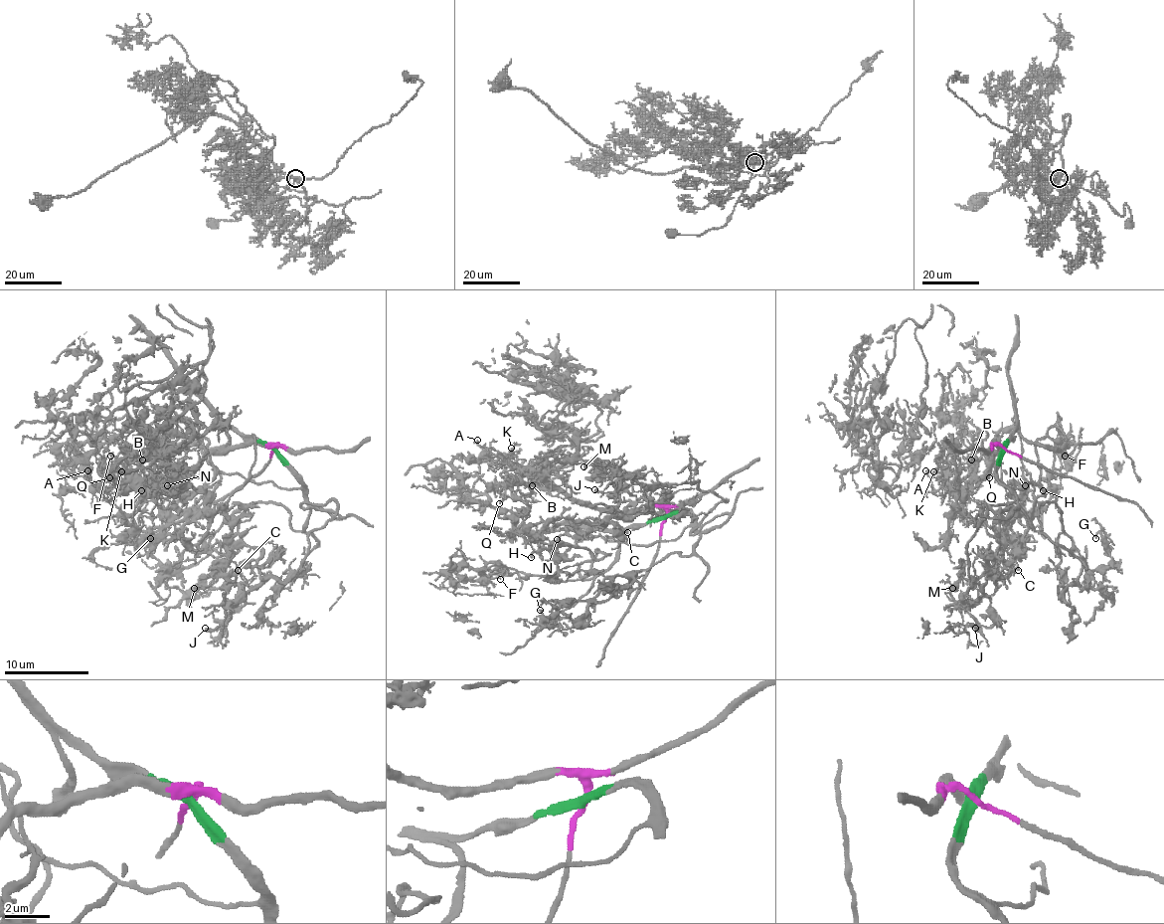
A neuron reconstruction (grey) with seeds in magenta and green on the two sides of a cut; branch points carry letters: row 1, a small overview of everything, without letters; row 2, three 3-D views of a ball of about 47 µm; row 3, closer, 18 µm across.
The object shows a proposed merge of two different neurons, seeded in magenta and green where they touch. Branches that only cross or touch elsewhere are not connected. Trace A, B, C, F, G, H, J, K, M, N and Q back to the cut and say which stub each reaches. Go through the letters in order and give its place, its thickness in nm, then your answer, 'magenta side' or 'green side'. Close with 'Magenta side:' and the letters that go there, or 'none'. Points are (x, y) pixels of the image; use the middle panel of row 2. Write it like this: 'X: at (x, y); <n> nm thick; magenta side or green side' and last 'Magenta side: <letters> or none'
A: at (477, 440); 170 nm thick; magenta side
B: at (532, 485); 110 nm thick; magenta side
C: at (627, 532); 170 nm thick; green side
F: at (500, 579); 130 nm thick; green side
G: at (540, 610); 110 nm thick; green side
H: at (531, 557); 190 nm thick; green side
J: at (594, 489); 280 nm thick; green side
K: at (511, 448); 190 nm thick; magenta side
M: at (583, 466); 120 nm thick; green side
N: at (557, 539); 100 nm thick; green side
Q: at (499, 503); 130 nm thick; magenta side
Magenta side: A, B, K, Q

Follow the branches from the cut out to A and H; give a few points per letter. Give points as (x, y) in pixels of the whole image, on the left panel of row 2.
A: (274, 449), (276, 445), (241, 443), (209, 452), (181, 474), (143, 487), (115, 483), (98, 489), (87, 470)
H: (274, 449), (230, 430), (226, 445), (211, 449), (202, 439), (220, 483), (170, 515), (164, 491), (141, 489)

